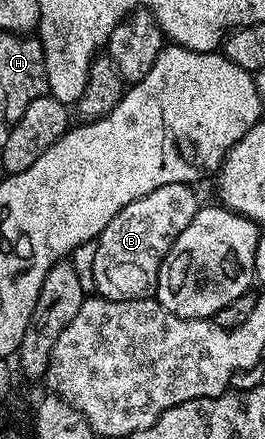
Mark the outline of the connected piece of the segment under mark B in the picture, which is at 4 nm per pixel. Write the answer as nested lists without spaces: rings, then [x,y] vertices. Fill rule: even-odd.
[[[187,184],[158,186],[146,198],[130,202],[108,223],[94,250],[95,295],[105,300],[138,300],[155,289],[166,254],[194,218],[198,207],[196,190]]]

